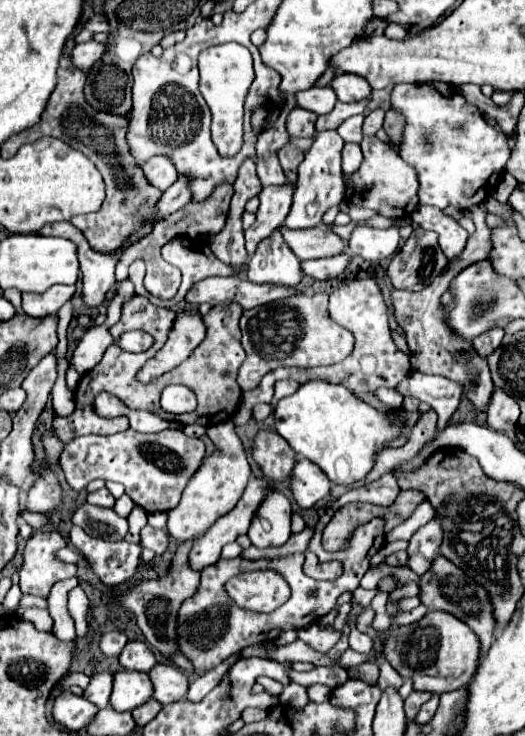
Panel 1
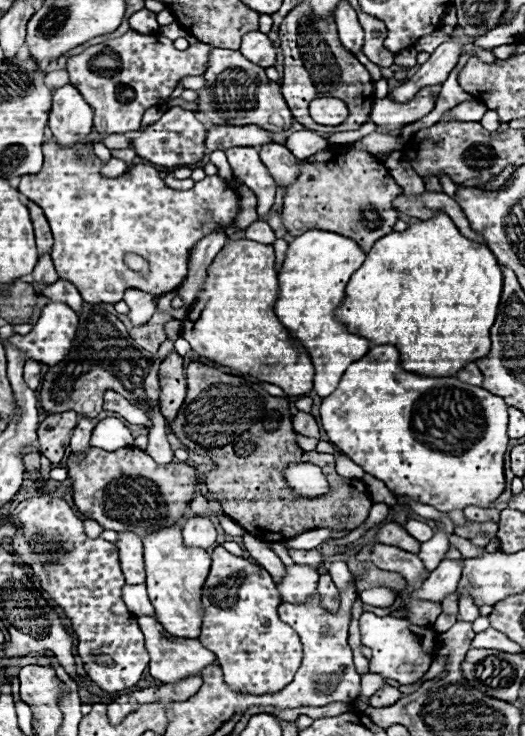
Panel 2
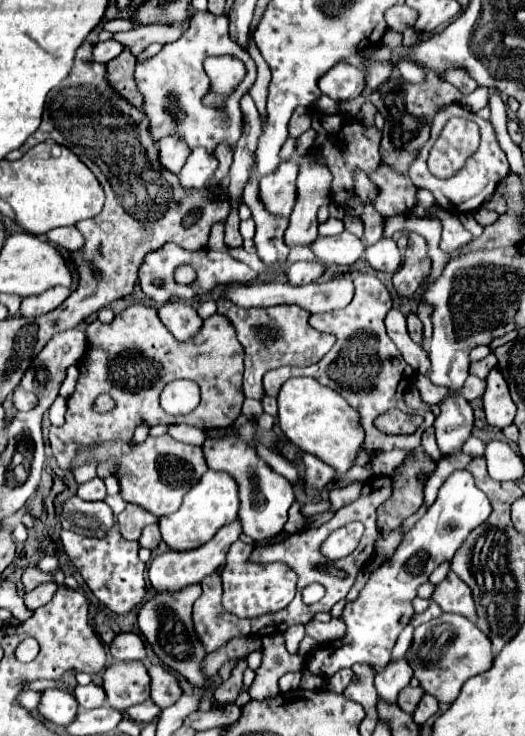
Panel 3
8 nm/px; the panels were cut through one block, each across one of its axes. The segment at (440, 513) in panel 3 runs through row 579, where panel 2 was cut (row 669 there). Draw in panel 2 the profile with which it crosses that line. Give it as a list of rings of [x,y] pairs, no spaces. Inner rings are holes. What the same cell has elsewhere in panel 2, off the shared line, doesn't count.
[[[364,612],[358,622],[362,632],[362,644],[372,650],[370,672],[398,680],[400,684],[424,682],[424,676],[434,660],[440,636],[438,632],[434,632],[432,626],[418,626],[412,624],[408,618],[394,618],[394,616],[380,618],[372,612]]]

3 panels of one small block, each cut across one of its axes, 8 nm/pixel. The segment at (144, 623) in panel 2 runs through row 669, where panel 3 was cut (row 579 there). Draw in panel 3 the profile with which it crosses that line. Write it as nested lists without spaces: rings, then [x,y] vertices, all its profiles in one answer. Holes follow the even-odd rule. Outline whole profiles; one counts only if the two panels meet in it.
[[[232,522],[228,526],[224,526],[222,530],[218,530],[218,534],[206,542],[204,546],[196,548],[196,550],[186,550],[186,552],[174,552],[174,550],[166,550],[162,554],[156,554],[150,562],[150,568],[148,568],[148,578],[150,578],[150,584],[154,586],[154,592],[156,594],[164,594],[164,592],[178,592],[186,586],[192,586],[192,584],[200,584],[202,578],[214,574],[226,560],[226,552],[230,548],[232,542],[238,540],[238,536],[242,534],[242,528],[240,528],[240,522]]]

